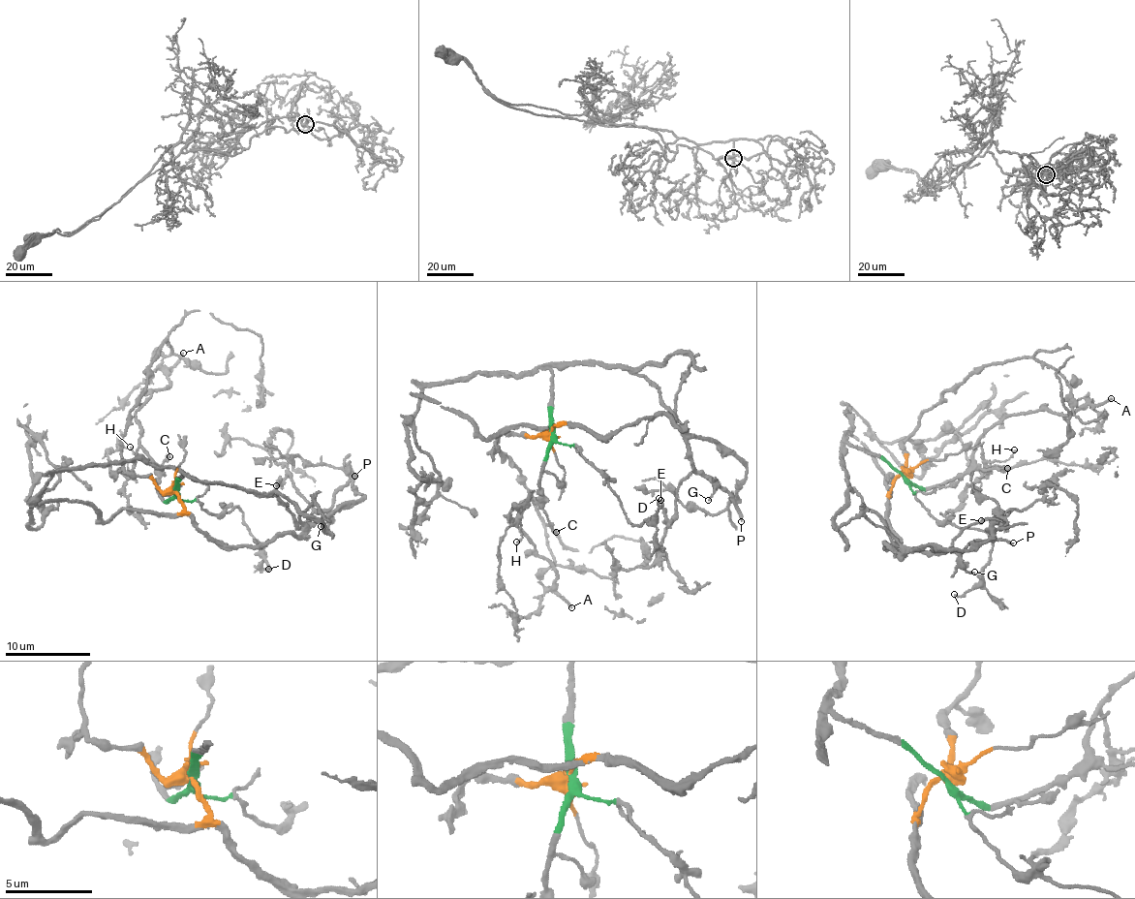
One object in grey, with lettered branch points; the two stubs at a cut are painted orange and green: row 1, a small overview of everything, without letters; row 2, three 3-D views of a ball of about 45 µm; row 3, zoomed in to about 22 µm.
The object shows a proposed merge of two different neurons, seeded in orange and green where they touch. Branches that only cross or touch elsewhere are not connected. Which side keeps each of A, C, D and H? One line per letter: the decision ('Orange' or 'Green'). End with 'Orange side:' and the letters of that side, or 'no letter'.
A: Green
C: Green
D: Green
H: Green
Orange side: no letter

